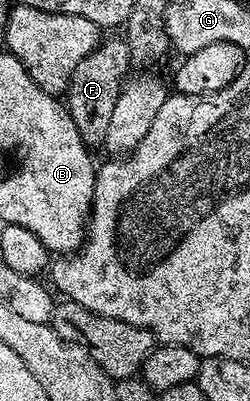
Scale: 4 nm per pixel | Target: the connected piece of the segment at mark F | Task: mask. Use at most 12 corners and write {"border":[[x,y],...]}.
{"border":[[123,36],[101,40],[74,67],[66,108],[89,147],[130,69]]}

